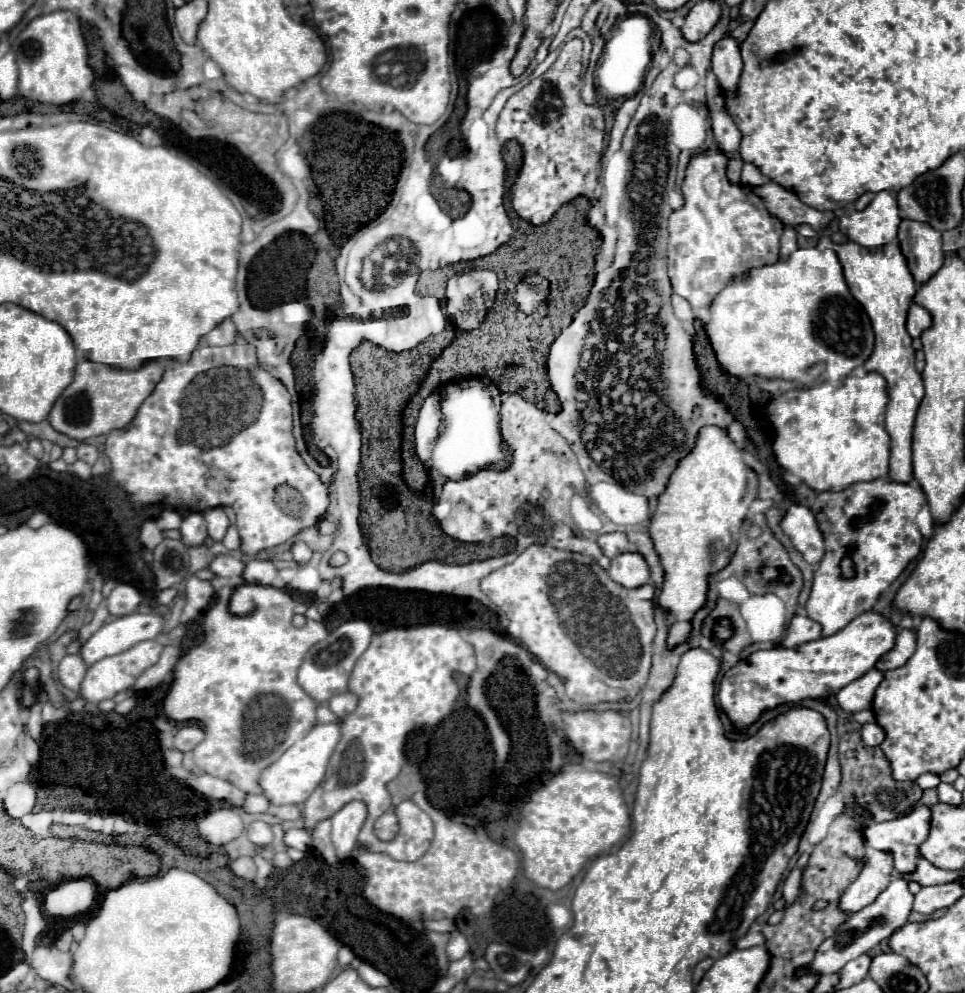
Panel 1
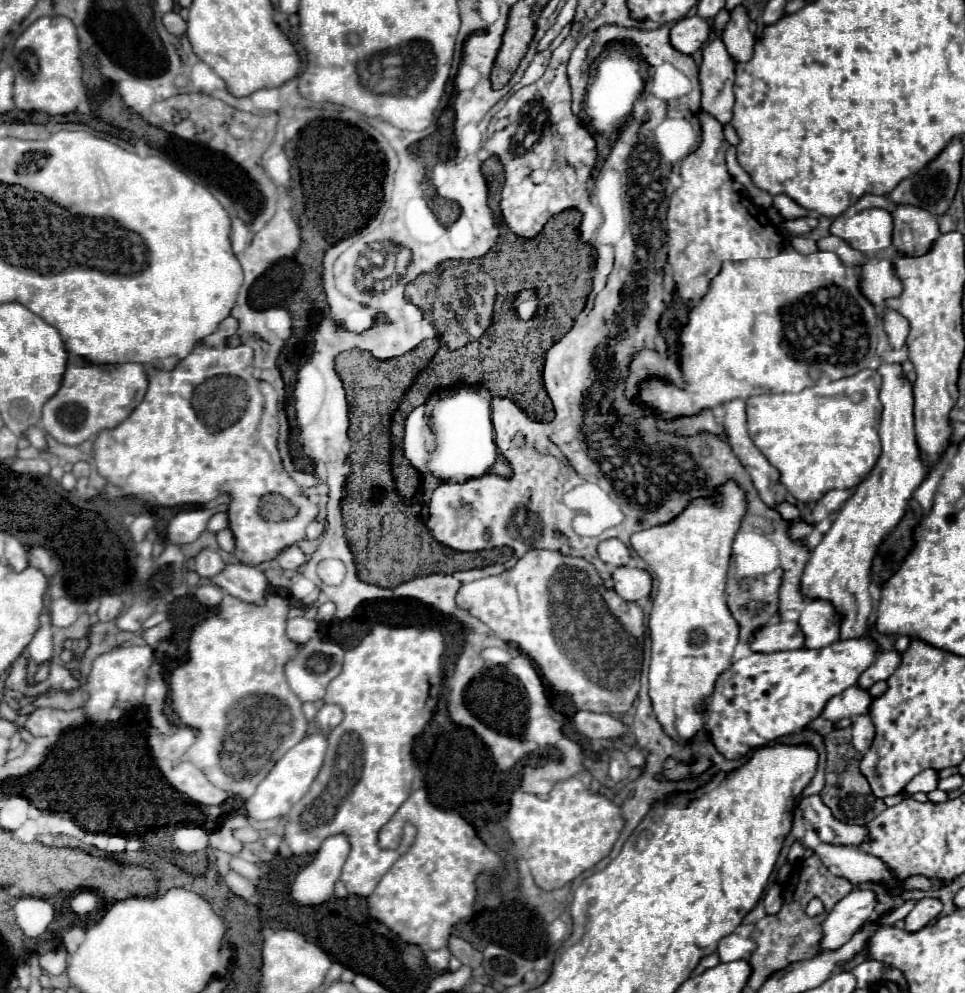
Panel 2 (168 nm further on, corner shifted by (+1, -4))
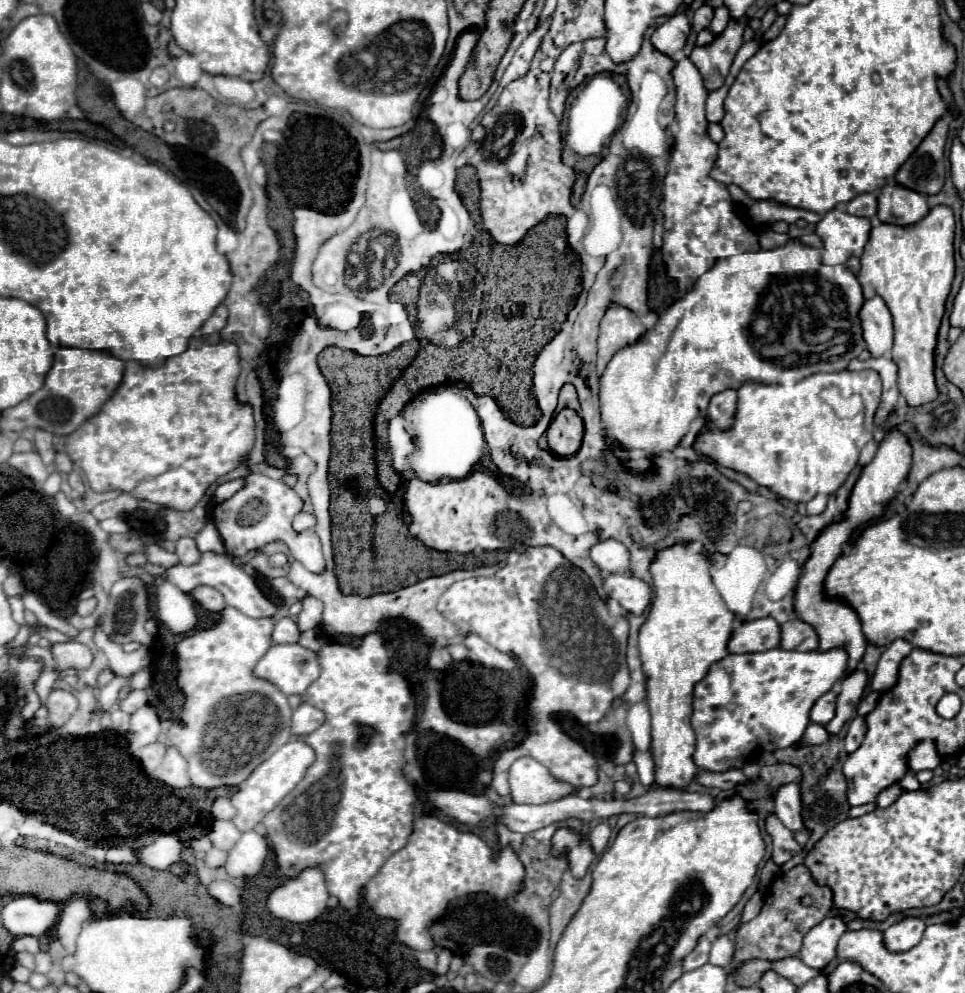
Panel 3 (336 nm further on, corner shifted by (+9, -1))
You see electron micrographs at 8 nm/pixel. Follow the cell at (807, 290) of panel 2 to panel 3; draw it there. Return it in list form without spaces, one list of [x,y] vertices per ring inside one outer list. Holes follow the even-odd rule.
[[[796,239],[788,241],[782,247],[776,249],[768,249],[768,251],[758,251],[758,253],[746,253],[746,255],[736,255],[736,257],[726,257],[716,261],[716,265],[706,271],[692,287],[692,291],[676,301],[674,305],[670,305],[664,315],[660,317],[660,321],[656,323],[654,329],[650,329],[644,339],[640,339],[640,343],[634,343],[632,347],[624,347],[624,351],[618,351],[612,361],[608,363],[604,375],[600,377],[600,409],[602,409],[602,423],[604,423],[604,435],[616,443],[616,455],[620,455],[620,459],[624,459],[624,467],[632,467],[632,471],[644,471],[644,467],[648,467],[648,459],[652,459],[652,455],[660,453],[660,451],[672,451],[680,439],[690,431],[690,423],[698,417],[704,415],[708,409],[708,403],[712,399],[712,395],[726,391],[726,389],[738,389],[740,385],[754,381],[754,383],[762,383],[762,385],[784,385],[784,383],[798,383],[814,373],[820,371],[844,371],[848,367],[848,363],[852,359],[856,359],[864,349],[866,349],[866,341],[862,337],[862,321],[860,321],[860,309],[864,305],[864,297],[862,297],[862,287],[858,283],[858,277],[854,275],[854,271],[848,265],[824,265],[822,261],[822,253],[820,249],[808,247],[798,243]]]

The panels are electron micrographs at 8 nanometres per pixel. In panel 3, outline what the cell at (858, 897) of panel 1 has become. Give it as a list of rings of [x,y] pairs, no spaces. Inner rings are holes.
[[[832,915],[814,925],[802,941],[800,959],[814,969],[824,969],[836,957],[836,945],[842,933],[846,931],[846,923],[842,915]]]

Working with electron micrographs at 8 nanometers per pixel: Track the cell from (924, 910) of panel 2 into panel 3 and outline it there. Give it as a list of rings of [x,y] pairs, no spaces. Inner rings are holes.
[[[904,917],[884,931],[884,943],[890,951],[908,951],[920,941],[924,929],[926,923],[920,917]]]

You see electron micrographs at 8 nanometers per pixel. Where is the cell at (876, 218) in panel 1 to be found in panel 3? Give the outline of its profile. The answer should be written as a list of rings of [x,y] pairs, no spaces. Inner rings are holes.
[[[832,209],[818,223],[816,233],[824,241],[824,263],[846,263],[848,257],[860,257],[864,245],[870,239],[872,221],[868,217],[856,217],[846,211]]]

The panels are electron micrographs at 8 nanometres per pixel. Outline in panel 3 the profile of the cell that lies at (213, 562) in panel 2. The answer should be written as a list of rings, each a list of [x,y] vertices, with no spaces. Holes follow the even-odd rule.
[[[182,537],[176,541],[176,555],[180,557],[182,565],[194,565],[200,561],[200,551],[192,537]]]

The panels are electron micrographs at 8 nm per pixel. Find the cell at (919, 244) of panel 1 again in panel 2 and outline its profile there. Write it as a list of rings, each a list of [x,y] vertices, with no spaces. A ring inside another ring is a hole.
[[[896,206],[890,214],[894,220],[892,244],[900,254],[922,256],[940,236],[936,216],[928,214],[928,210],[920,210],[918,206]]]

